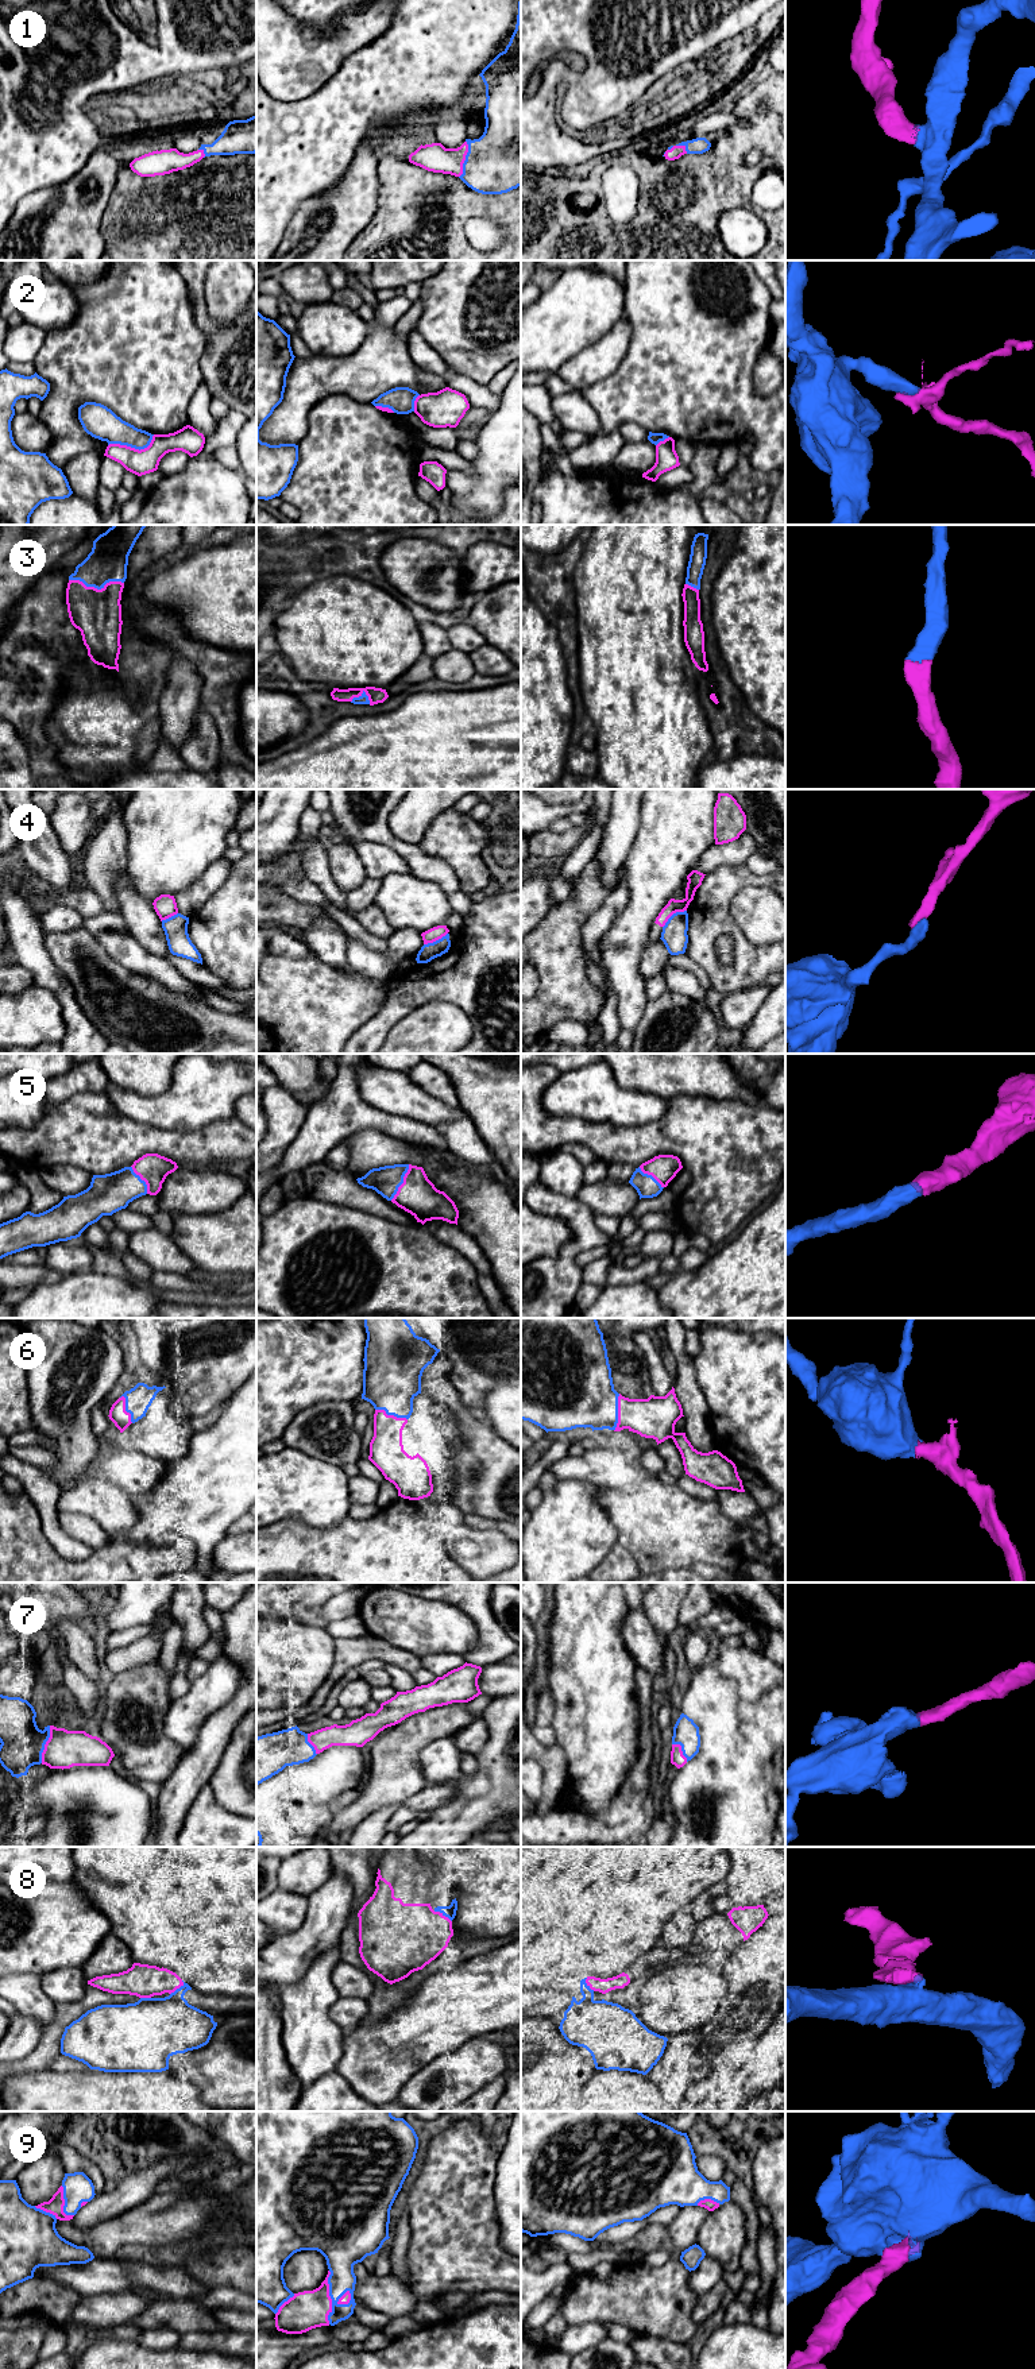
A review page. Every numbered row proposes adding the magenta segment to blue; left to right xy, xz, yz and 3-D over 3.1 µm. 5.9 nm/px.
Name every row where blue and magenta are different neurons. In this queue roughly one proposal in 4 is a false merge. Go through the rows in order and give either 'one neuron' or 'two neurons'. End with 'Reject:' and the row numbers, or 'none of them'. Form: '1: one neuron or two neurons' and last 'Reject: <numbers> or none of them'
1: one neuron
2: two neurons
3: one neuron
4: two neurons
5: one neuron
6: one neuron
7: one neuron
8: two neurons
9: one neuron
Reject: 2, 4, 8

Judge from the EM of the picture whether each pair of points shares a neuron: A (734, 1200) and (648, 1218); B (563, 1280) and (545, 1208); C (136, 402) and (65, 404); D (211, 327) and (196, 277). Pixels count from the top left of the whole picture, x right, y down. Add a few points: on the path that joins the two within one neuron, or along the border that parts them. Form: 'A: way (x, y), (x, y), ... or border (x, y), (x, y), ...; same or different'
A: border (674, 1213), (679, 1231); different
B: way (564, 1259), (578, 1241), (578, 1225), (567, 1214); same
C: way (119, 393), (82, 393); same
D: way (200, 315), (196, 289); same

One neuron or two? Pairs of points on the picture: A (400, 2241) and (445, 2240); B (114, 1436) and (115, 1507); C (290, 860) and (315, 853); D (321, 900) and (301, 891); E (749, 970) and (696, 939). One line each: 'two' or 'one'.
A: two
B: one
C: two
D: one
E: one

